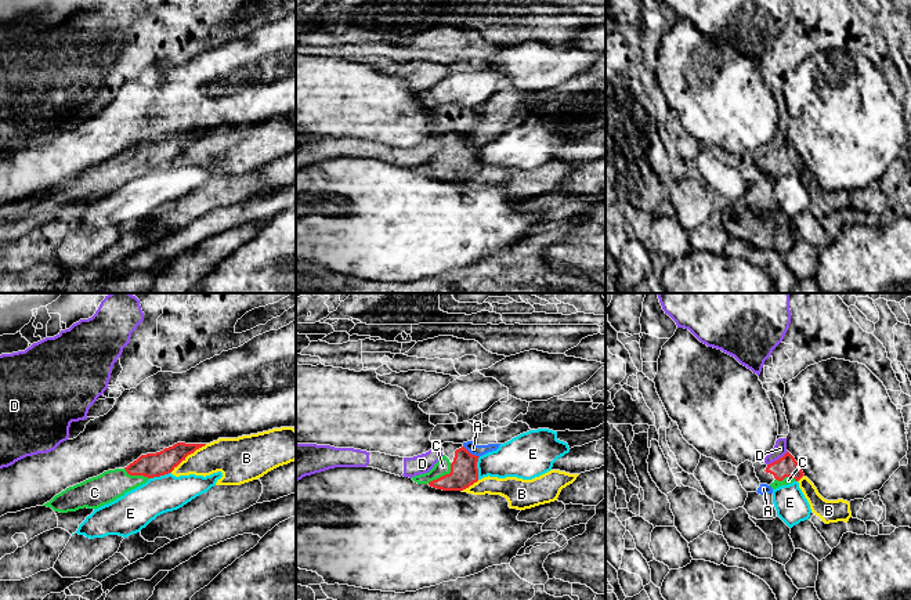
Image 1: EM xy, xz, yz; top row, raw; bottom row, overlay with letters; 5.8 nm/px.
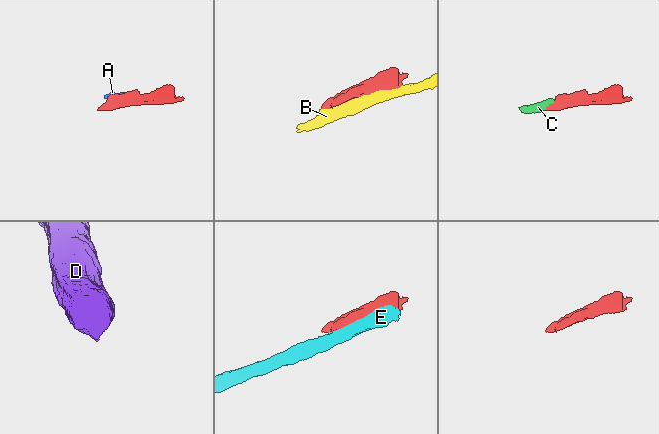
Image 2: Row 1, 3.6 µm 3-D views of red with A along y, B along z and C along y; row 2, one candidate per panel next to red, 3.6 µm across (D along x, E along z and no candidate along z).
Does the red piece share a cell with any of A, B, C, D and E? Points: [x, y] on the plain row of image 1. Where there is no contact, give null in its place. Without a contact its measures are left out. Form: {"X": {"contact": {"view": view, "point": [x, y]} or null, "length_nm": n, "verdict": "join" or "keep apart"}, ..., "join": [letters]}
{"A": {"contact": {"view": "xz", "point": [470, 144]}, "length_nm": 120, "verdict": "keep apart"}, "B": {"contact": {"view": "xy", "point": [188, 144]}, "length_nm": 280, "verdict": "keep apart"}, "C": {"contact": {"view": "xz", "point": [443, 166]}, "length_nm": 180, "verdict": "join"}, "D": {"contact": {"view": "yz", "point": [778, 150]}, "length_nm": 150, "verdict": "keep apart"}, "E": {"contact": {"view": "xz", "point": [476, 158]}, "length_nm": 140, "verdict": "keep apart"}, "join": ["C"]}

